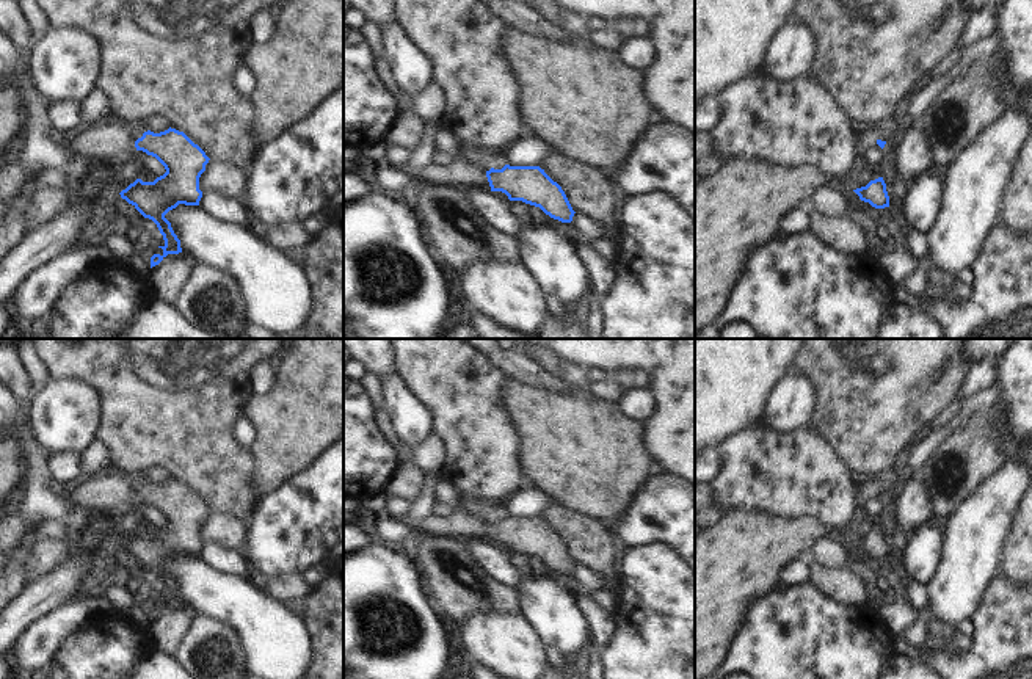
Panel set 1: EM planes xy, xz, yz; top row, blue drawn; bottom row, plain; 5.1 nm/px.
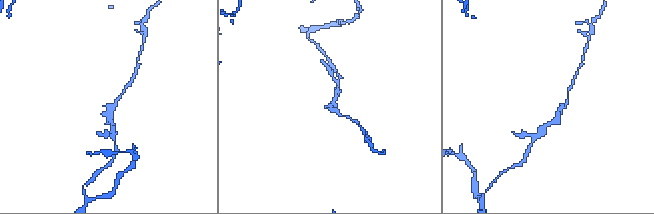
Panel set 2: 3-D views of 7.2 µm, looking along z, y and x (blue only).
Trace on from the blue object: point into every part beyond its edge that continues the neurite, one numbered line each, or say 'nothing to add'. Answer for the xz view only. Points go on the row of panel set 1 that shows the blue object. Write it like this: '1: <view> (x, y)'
1: xz (463, 171)

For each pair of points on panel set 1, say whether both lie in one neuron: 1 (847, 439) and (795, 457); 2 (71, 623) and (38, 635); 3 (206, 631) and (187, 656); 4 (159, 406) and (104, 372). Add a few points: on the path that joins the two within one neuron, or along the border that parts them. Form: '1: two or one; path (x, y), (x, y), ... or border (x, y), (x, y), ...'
1: two; border (810, 425), (825, 438), (838, 458), (852, 472)
2: one; path (63, 623), (46, 632)
3: one; path (204, 637), (192, 649)
4: one; path (145, 392), (129, 377), (118, 377)

